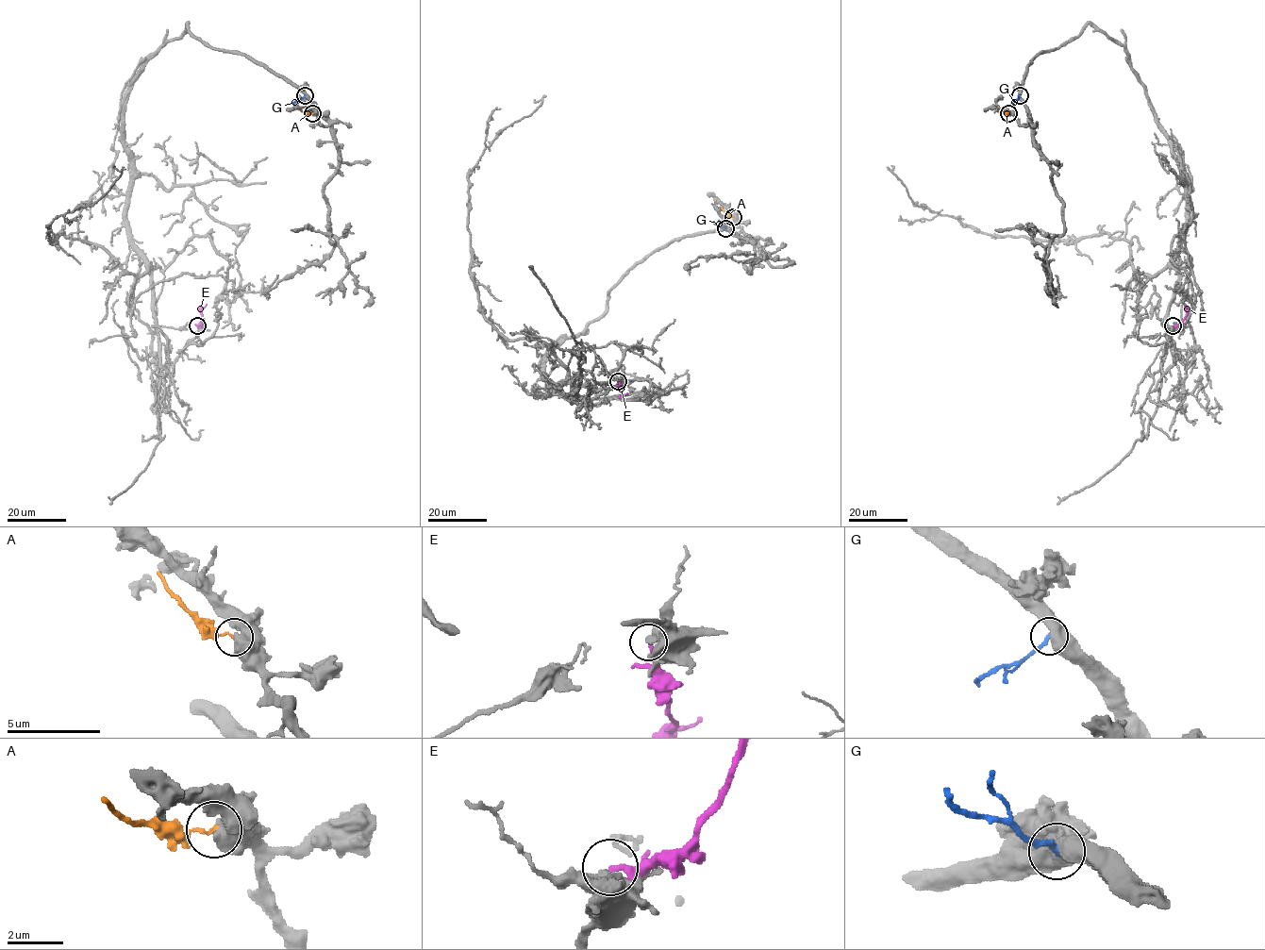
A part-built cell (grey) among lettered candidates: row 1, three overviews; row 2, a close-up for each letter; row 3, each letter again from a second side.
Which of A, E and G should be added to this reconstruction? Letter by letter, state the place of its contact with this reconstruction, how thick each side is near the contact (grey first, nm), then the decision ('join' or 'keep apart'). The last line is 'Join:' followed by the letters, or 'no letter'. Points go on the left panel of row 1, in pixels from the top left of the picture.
A: meets grey at (312, 113); 850 nm thick on the grey side, 110 nm on the other; keep apart
E: meets grey at (197, 325); 480 nm thick on the grey side, 240 nm on the other; keep apart
G: meets grey at (305, 95); 600 nm thick on the grey side, 240 nm on the other; keep apart
Join: no letter

